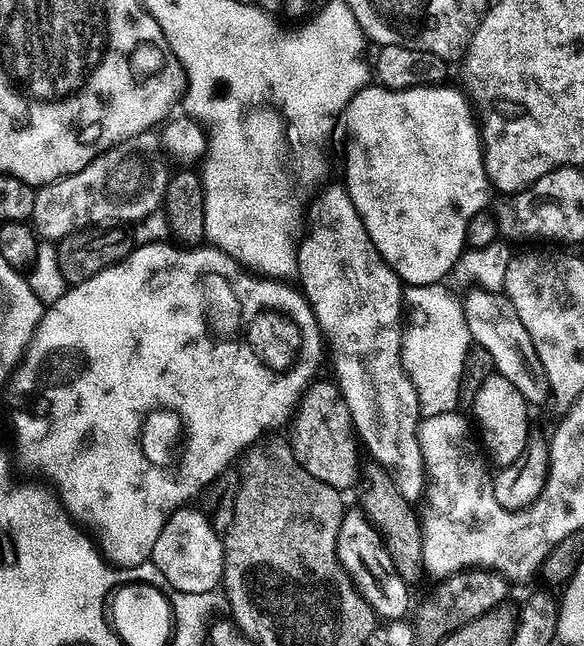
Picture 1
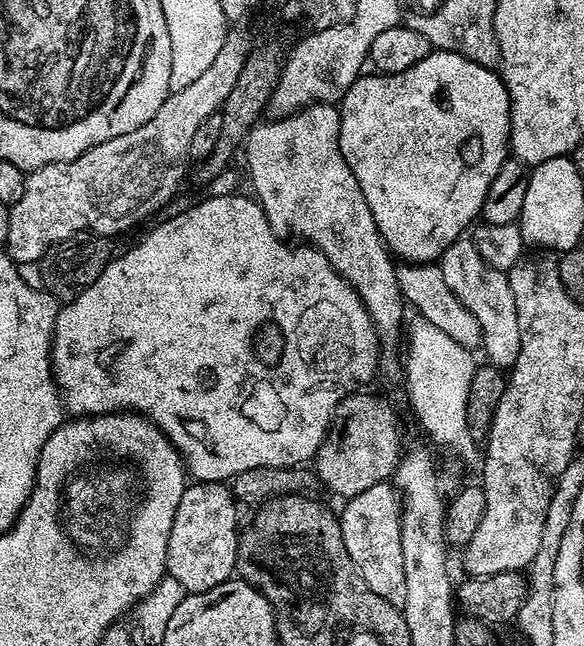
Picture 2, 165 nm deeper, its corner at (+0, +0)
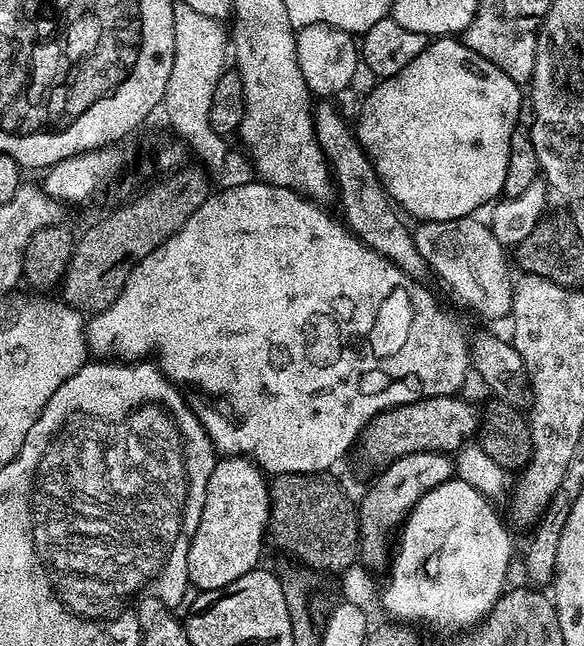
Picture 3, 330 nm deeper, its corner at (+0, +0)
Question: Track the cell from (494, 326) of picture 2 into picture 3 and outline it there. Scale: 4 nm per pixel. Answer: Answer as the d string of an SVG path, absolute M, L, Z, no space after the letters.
M475 215L454 218L446 222L426 220L415 225L412 237L418 252L428 263L429 269L437 272L448 283L448 288L468 308L473 308L488 320L511 317L513 273L508 273L510 260L504 257L505 245L494 238L492 229Z

